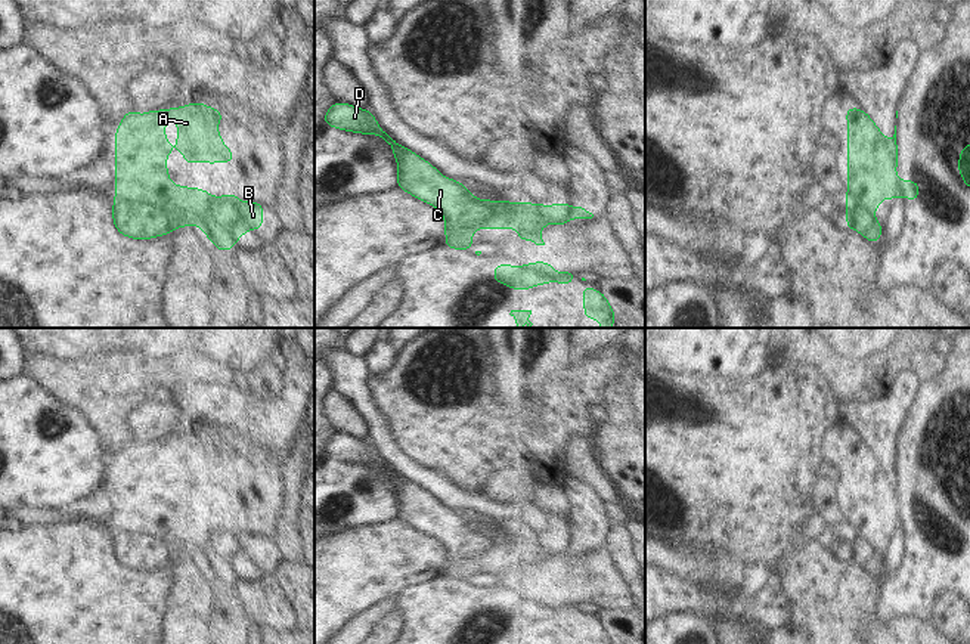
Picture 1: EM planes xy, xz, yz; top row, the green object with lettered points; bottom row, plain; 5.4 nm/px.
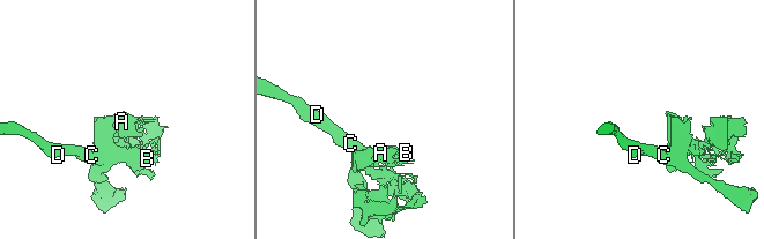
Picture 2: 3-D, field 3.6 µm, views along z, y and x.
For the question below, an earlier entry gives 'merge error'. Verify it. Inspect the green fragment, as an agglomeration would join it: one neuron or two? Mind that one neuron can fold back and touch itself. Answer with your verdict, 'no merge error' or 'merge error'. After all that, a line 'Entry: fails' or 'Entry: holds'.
merge error
Entry: holds

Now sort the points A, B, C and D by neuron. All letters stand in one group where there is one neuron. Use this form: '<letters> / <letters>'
A B / C D

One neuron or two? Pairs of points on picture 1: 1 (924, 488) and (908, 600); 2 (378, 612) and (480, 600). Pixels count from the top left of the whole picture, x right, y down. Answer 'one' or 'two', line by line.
1: one
2: two

